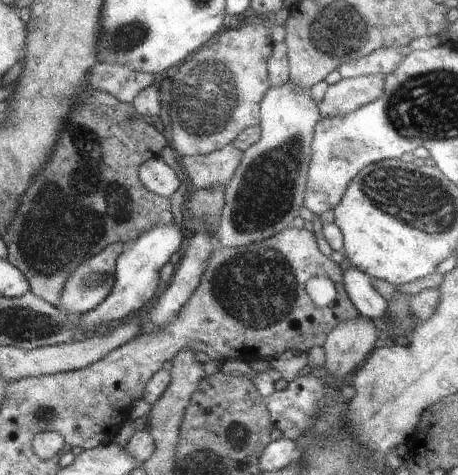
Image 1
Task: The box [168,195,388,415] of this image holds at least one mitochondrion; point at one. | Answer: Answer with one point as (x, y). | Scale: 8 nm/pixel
(258, 288)

